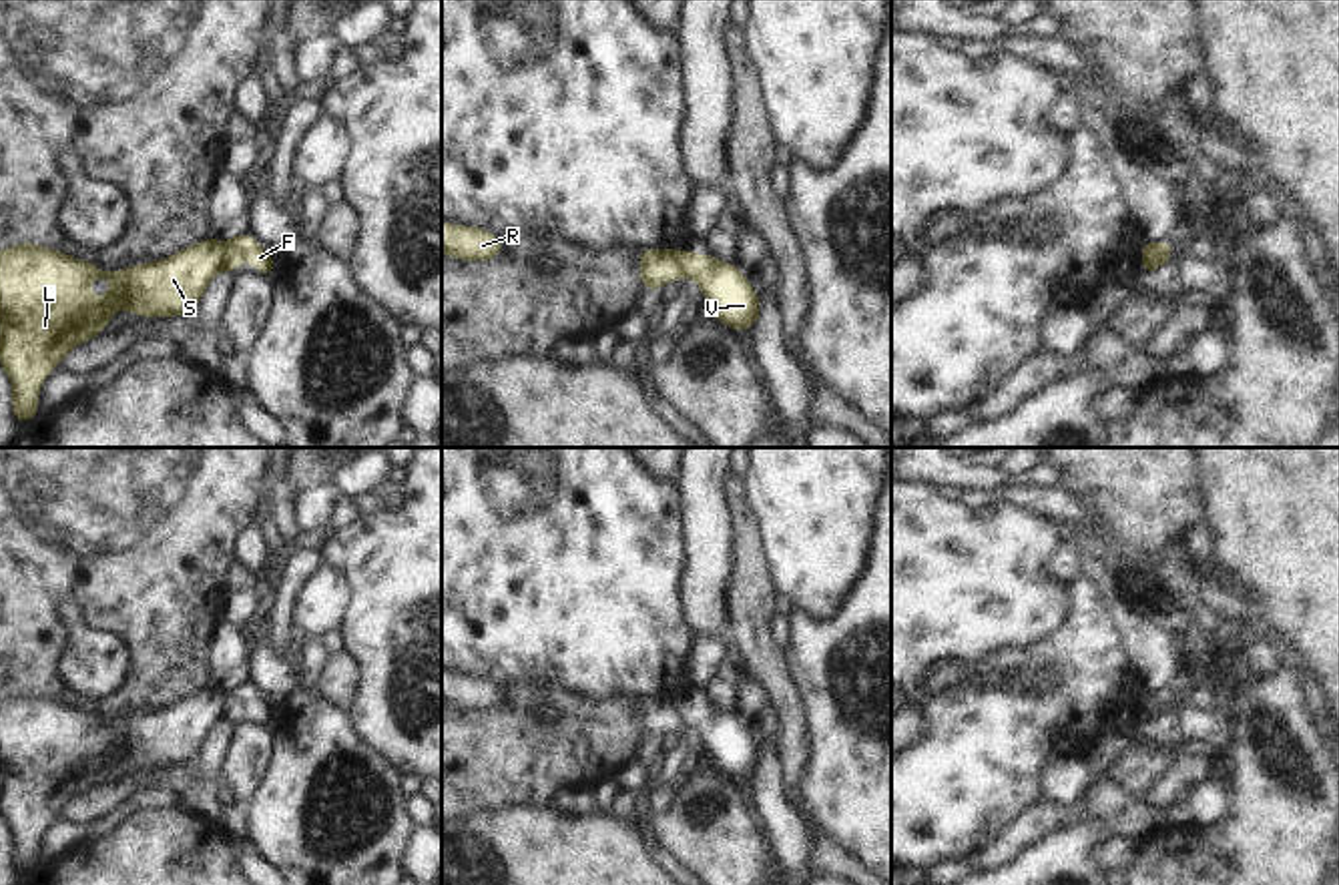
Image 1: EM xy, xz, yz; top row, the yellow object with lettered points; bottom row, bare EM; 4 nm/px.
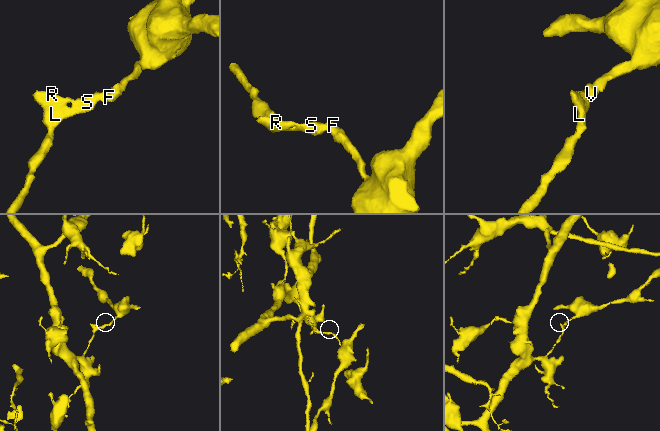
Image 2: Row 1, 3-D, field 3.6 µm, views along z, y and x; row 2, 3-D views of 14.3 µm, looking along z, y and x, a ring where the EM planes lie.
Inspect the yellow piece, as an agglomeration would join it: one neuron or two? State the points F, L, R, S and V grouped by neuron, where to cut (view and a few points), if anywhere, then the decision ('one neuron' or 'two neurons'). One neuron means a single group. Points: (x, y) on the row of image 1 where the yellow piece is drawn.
F V / L R S; cut in xy along (227, 243), (221, 267); two neurons

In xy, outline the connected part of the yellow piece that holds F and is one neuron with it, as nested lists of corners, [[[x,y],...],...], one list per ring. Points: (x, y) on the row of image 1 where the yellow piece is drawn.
[[[241,233],[227,243],[223,269],[235,277],[235,265],[243,261],[255,261],[259,277],[271,277],[275,271],[275,259],[251,237],[251,233]]]

